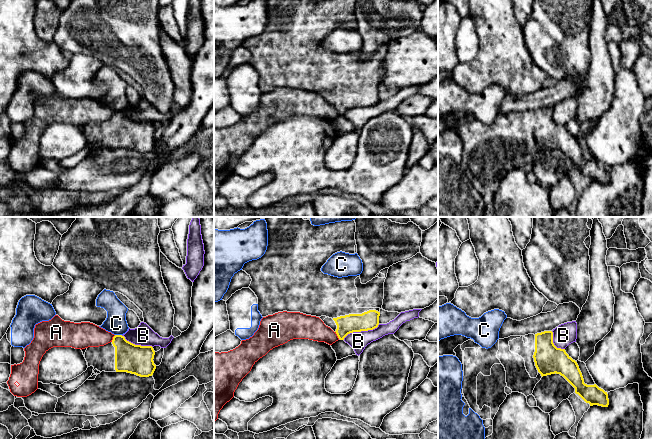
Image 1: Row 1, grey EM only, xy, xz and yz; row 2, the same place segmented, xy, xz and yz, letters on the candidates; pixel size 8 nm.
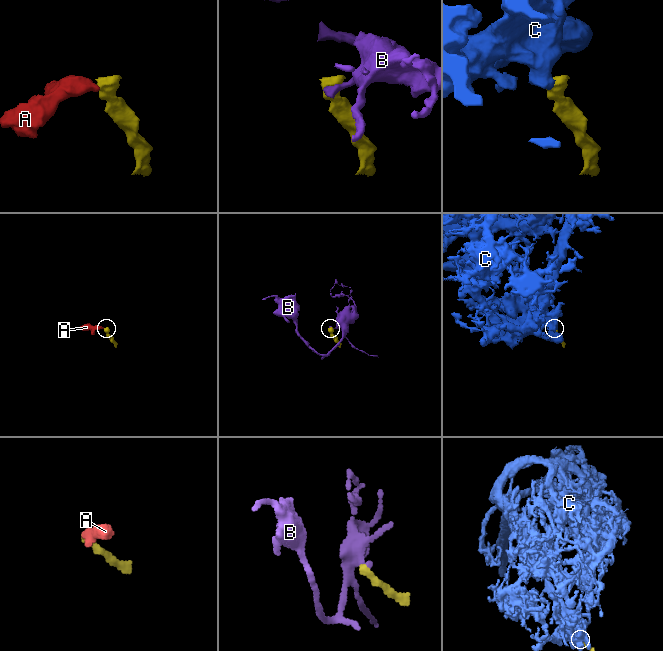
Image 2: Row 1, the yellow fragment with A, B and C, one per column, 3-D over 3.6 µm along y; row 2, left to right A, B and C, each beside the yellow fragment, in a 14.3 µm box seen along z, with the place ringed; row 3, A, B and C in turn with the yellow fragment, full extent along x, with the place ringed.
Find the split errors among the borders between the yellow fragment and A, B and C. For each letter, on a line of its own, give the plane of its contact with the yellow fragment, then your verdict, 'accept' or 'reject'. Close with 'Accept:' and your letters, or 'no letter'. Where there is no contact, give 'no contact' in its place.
A: xz | reject
B: xz | reject
C: xy | reject
Accept: no letter

